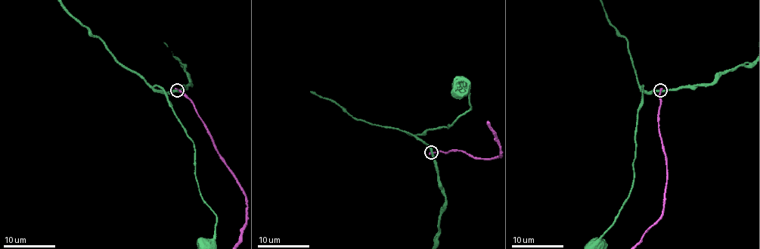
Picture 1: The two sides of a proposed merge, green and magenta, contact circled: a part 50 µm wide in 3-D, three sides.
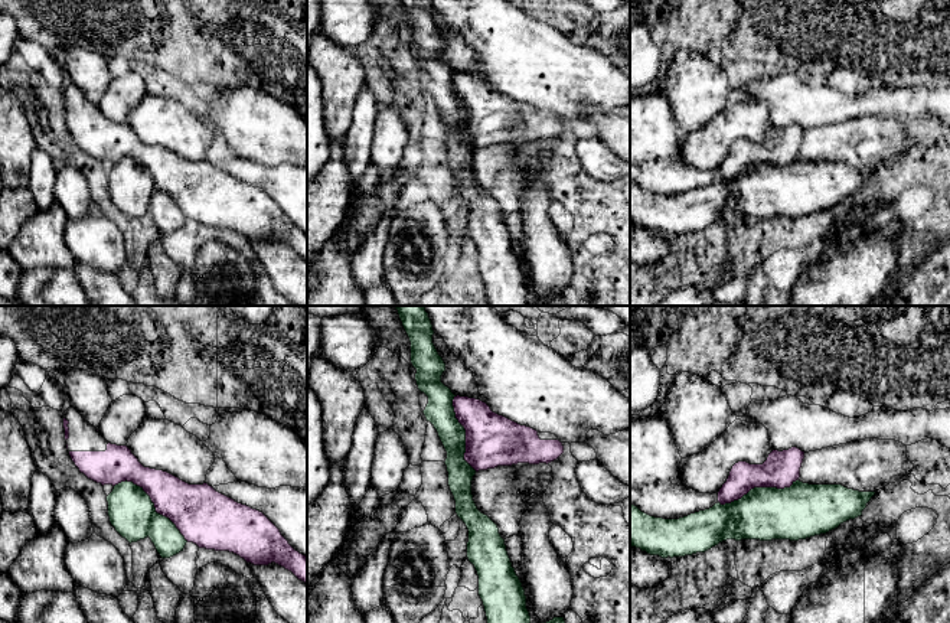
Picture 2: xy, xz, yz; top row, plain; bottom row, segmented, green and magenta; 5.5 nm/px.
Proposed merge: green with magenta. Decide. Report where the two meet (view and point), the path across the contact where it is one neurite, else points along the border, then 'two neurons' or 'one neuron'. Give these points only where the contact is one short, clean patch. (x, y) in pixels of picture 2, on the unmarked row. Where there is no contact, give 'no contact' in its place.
contact xy (153, 180); two neurons

